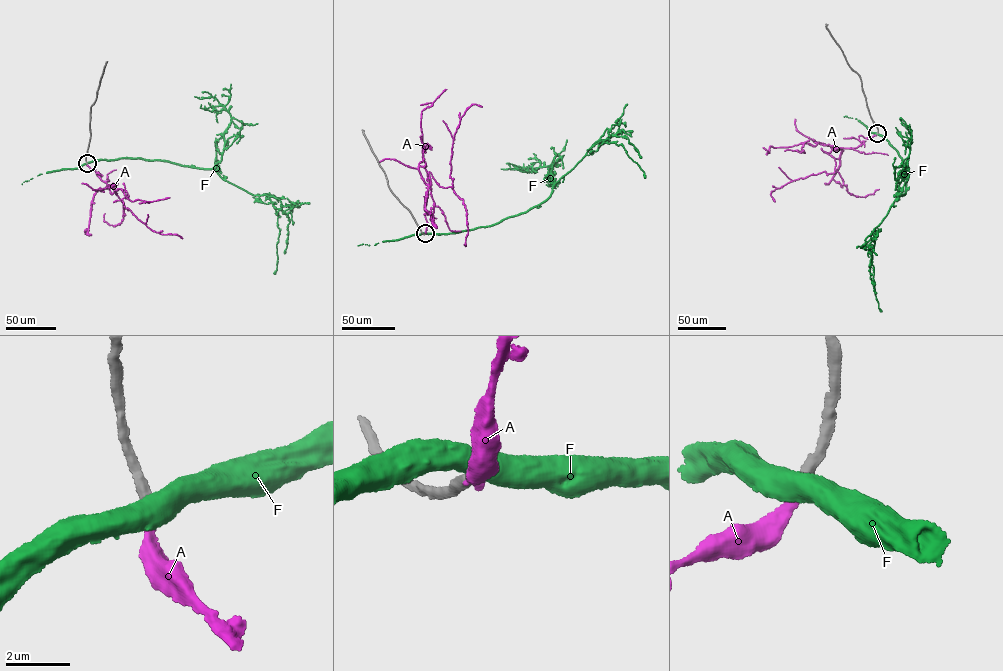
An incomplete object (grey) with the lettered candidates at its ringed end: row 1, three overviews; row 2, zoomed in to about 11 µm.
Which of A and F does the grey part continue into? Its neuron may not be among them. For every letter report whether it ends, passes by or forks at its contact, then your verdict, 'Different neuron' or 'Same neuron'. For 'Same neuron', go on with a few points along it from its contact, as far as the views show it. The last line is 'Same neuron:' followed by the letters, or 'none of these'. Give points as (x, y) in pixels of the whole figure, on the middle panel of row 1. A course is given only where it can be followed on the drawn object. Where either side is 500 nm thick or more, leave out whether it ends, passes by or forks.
A: It ends there. Different neuron
F: Different neuron
Same neuron: none of these

